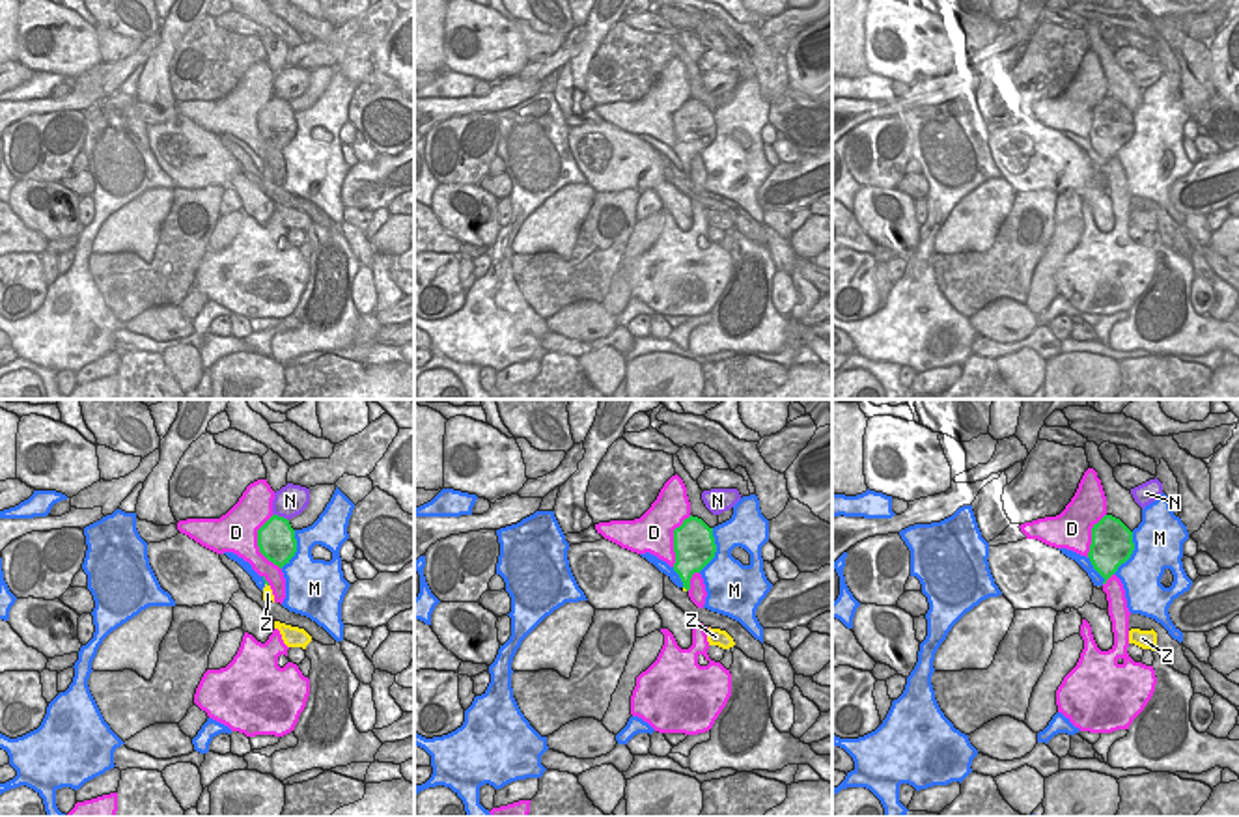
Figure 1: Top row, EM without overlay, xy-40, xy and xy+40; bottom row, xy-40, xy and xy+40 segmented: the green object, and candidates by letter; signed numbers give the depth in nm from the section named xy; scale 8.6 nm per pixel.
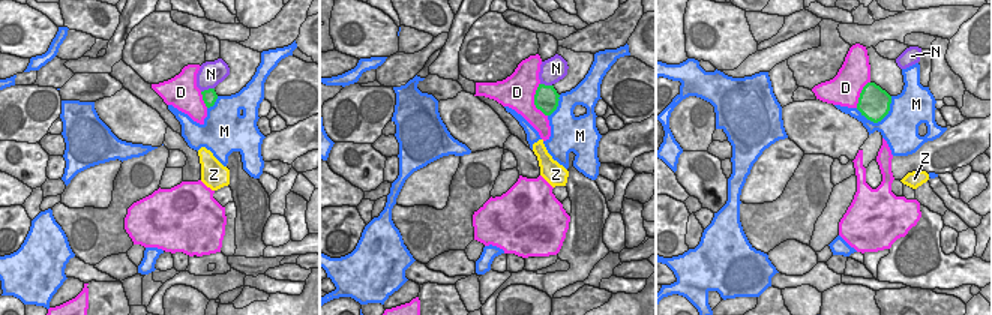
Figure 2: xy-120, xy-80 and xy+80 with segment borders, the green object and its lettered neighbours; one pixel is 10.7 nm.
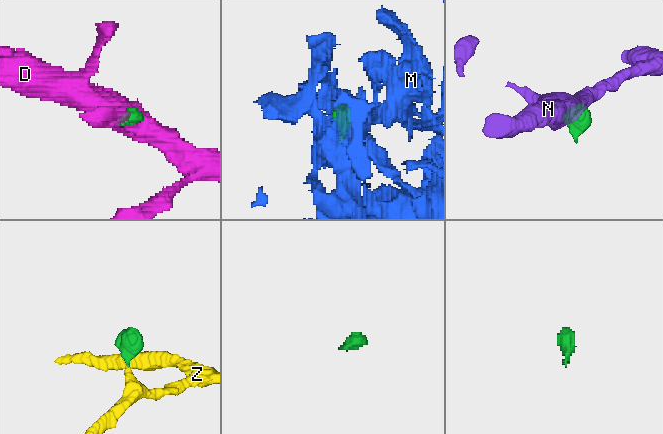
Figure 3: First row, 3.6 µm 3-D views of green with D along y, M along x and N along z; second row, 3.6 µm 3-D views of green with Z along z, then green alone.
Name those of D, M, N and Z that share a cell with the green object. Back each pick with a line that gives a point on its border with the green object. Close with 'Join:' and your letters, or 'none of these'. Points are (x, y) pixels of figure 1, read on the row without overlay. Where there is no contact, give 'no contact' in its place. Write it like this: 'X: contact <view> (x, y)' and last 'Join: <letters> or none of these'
Z: contact xy (685, 170)
Join: Z

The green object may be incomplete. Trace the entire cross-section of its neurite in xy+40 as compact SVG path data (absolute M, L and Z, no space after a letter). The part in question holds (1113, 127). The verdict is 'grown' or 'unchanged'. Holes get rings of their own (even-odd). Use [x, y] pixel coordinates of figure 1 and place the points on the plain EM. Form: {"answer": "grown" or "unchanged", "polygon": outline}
{"answer": "unchanged", "polygon": "M1105 97L1093 106L1088 140L1105 160L1103 166L1131 140L1133 132L1133 114L1120 101Z"}

